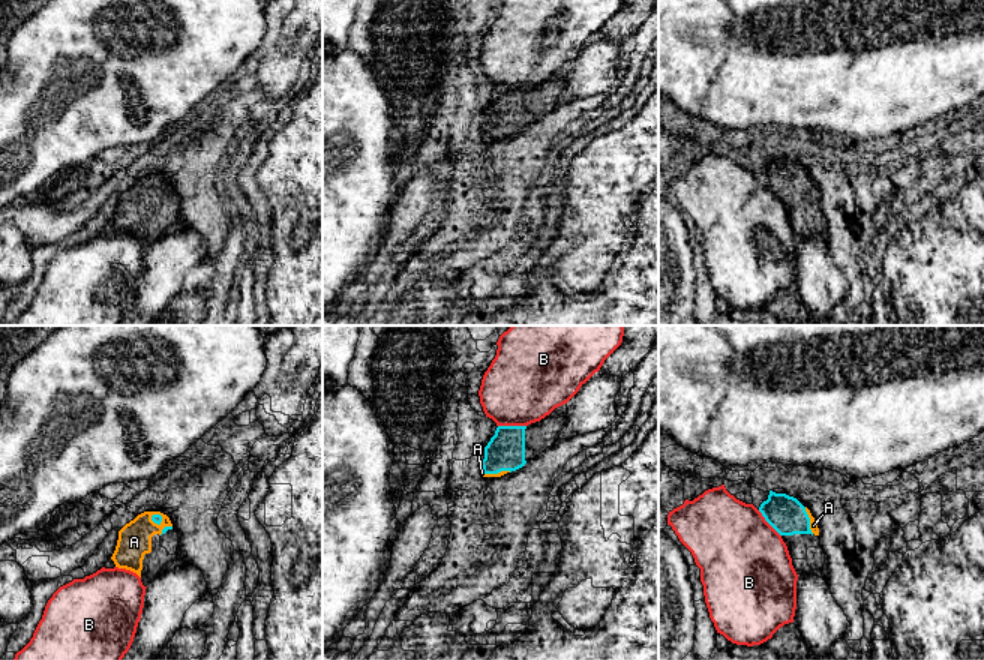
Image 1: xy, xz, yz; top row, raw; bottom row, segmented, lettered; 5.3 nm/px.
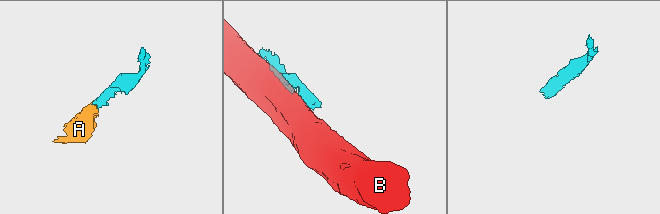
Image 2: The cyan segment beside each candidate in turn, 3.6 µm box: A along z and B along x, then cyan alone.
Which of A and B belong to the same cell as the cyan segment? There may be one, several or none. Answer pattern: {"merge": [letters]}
{"merge": ["A"]}

